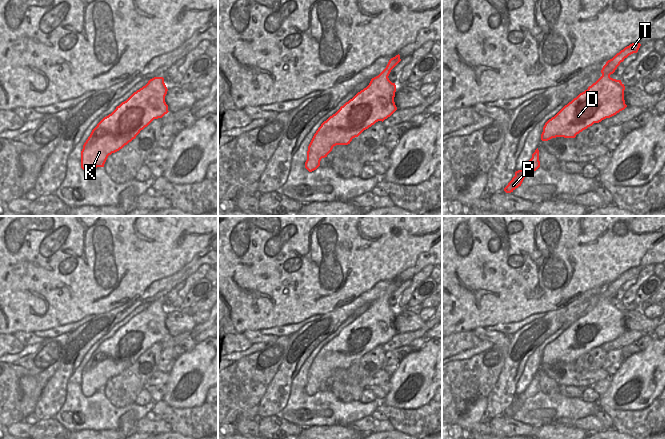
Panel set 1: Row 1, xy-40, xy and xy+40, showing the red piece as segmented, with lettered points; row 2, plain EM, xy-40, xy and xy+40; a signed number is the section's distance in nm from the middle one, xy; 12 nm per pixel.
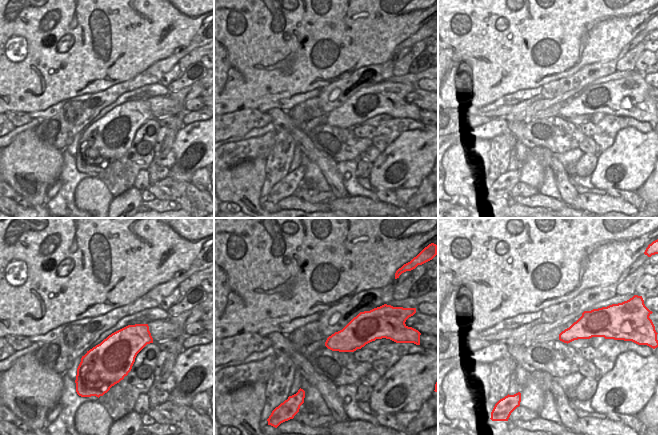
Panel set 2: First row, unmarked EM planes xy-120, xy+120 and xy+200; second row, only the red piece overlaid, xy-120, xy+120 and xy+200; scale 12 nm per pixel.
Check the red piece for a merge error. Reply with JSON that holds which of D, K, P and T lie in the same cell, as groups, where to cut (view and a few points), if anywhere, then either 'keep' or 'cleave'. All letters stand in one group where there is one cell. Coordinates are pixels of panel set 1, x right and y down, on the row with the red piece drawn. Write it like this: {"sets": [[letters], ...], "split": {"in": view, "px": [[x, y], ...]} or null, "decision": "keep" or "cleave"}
{"sets": [["D", "K", "P", "T"]], "split": null, "decision": "keep"}

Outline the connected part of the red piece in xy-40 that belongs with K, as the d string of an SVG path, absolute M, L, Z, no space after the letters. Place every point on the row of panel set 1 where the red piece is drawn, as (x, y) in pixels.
M154 77L148 83L134 92L126 101L104 117L92 130L81 151L81 168L90 173L97 167L104 167L109 155L122 149L147 127L154 119L162 118L168 111L165 102L167 87L163 77Z

